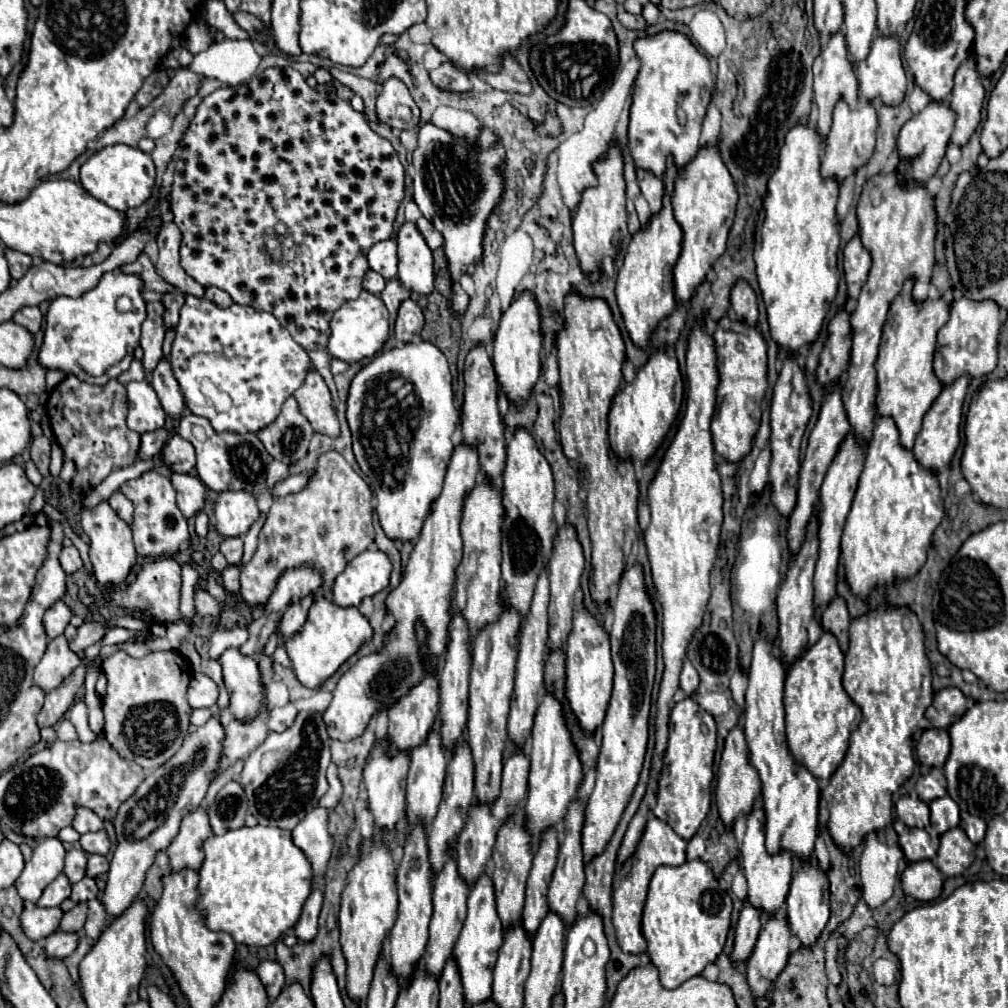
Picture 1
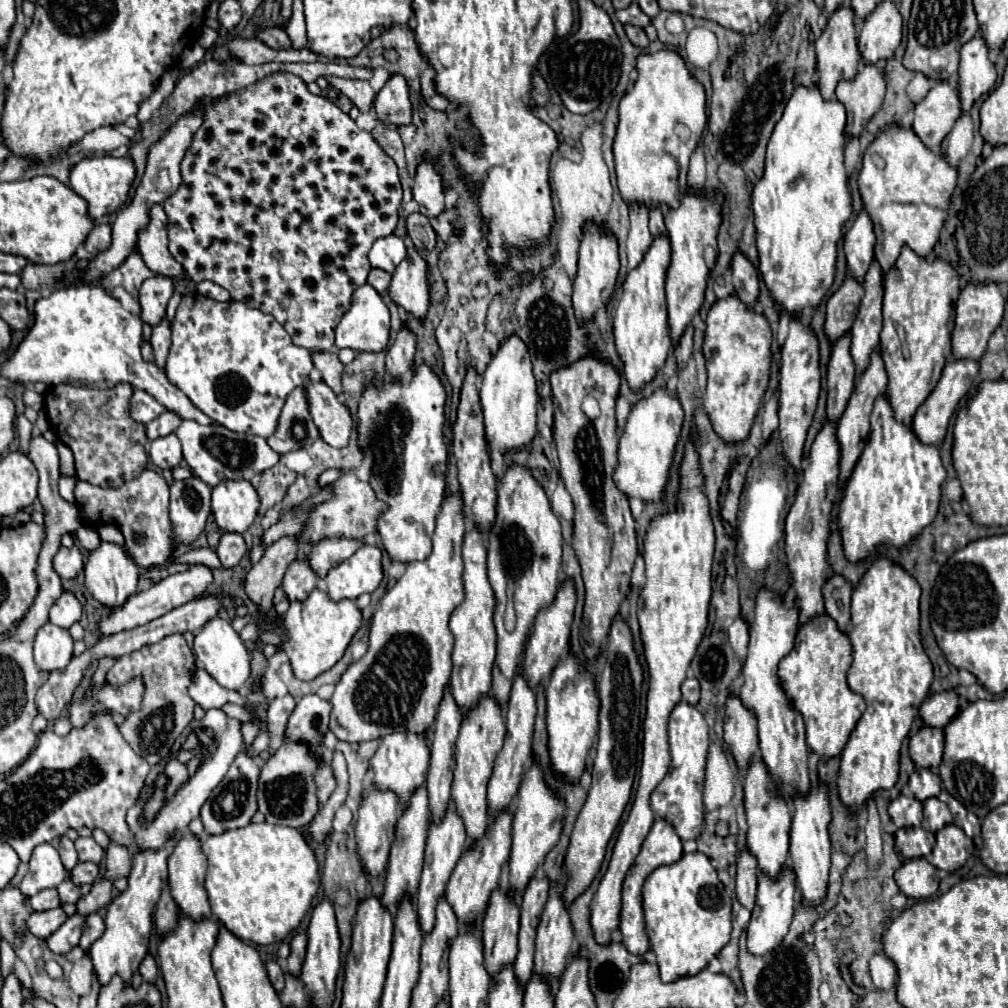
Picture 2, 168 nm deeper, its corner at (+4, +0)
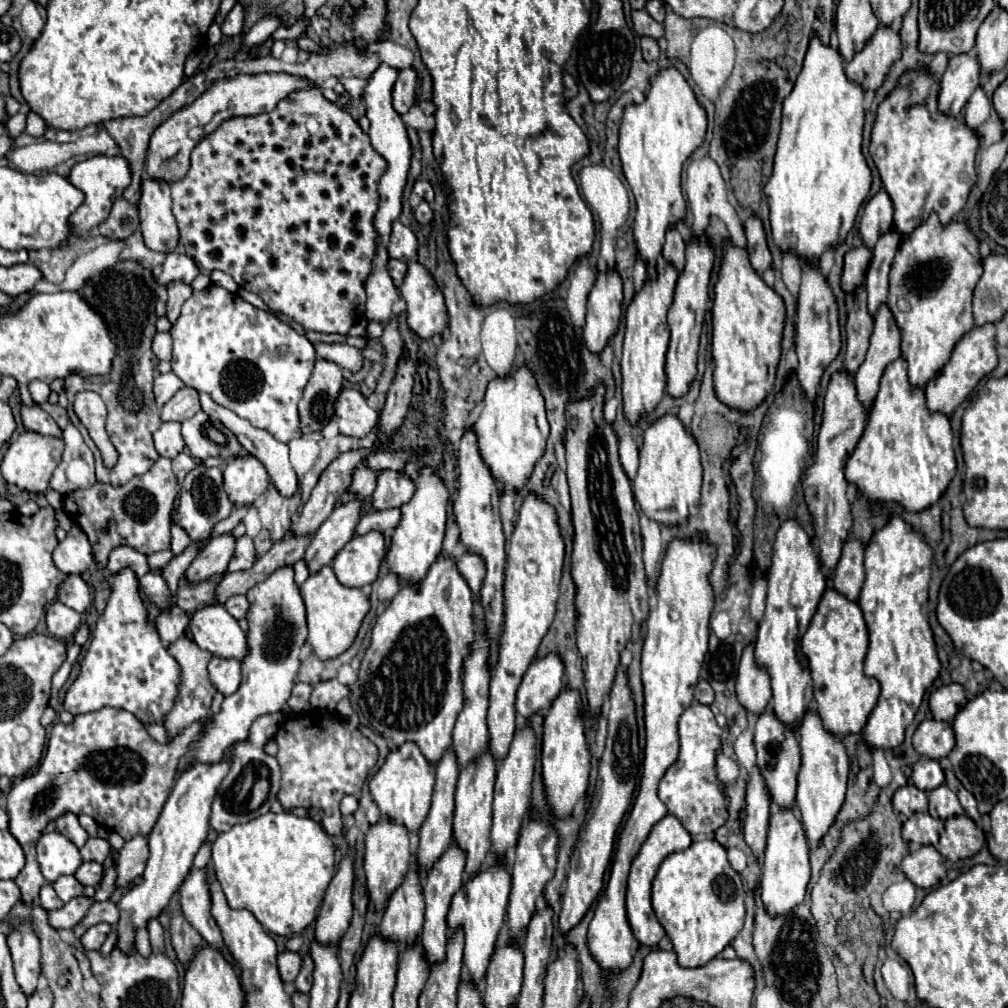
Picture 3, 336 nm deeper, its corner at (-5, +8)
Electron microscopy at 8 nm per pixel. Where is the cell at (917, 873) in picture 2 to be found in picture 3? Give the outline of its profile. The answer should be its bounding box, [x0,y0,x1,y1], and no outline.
[900,846,946,888]

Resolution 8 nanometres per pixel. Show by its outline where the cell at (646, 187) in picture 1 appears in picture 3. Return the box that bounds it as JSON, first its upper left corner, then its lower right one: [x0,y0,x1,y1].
[662,230,686,272]

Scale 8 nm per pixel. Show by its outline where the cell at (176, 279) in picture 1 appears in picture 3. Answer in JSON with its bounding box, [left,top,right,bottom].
[138,178,180,252]

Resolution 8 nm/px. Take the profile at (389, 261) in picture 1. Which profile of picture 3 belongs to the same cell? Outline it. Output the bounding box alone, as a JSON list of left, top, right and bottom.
[388,222,418,262]

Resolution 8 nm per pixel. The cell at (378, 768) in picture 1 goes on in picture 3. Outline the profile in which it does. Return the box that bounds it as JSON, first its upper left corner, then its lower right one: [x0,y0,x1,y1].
[364,818,410,910]

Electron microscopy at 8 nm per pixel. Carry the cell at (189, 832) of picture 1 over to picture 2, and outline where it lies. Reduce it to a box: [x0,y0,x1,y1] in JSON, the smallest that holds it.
[169,832,211,918]

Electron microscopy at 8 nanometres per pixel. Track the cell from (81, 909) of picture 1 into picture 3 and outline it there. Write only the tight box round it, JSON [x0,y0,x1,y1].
[118,834,148,886]

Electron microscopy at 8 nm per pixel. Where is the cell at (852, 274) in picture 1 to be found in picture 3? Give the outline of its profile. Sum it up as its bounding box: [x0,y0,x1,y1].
[858,190,894,248]

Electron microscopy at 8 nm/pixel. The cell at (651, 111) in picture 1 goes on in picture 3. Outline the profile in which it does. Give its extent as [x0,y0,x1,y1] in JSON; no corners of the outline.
[618,68,706,266]

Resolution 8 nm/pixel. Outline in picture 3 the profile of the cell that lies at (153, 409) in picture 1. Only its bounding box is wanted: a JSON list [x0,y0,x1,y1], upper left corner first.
[154,372,184,408]

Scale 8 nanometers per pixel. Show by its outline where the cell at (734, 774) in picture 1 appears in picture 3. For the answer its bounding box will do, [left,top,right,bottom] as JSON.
[736,644,772,714]

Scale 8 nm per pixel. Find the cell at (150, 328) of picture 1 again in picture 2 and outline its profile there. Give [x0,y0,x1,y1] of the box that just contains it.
[139,276,173,326]

